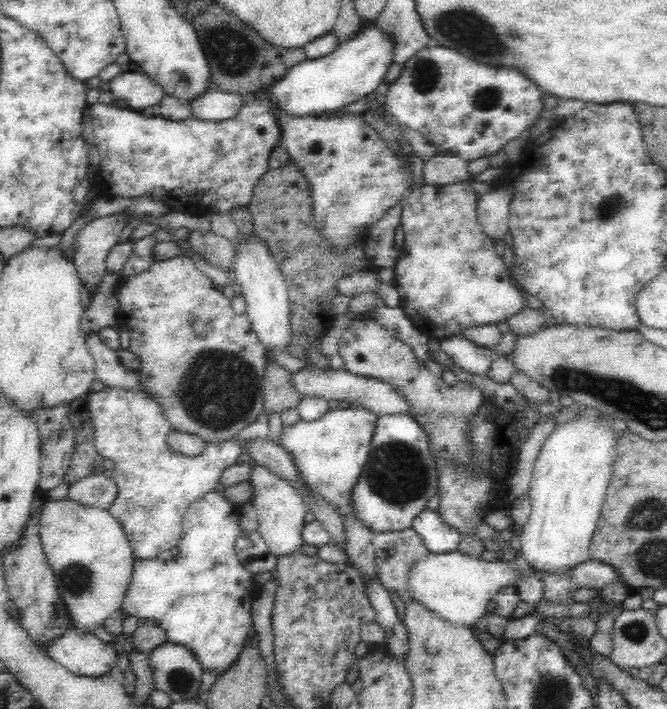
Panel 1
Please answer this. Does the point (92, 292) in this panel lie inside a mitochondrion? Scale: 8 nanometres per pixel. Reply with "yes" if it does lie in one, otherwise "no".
no

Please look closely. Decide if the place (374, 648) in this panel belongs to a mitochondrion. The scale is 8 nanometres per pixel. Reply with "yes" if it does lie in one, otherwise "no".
no

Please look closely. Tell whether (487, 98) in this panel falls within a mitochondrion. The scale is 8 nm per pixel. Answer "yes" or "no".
yes

